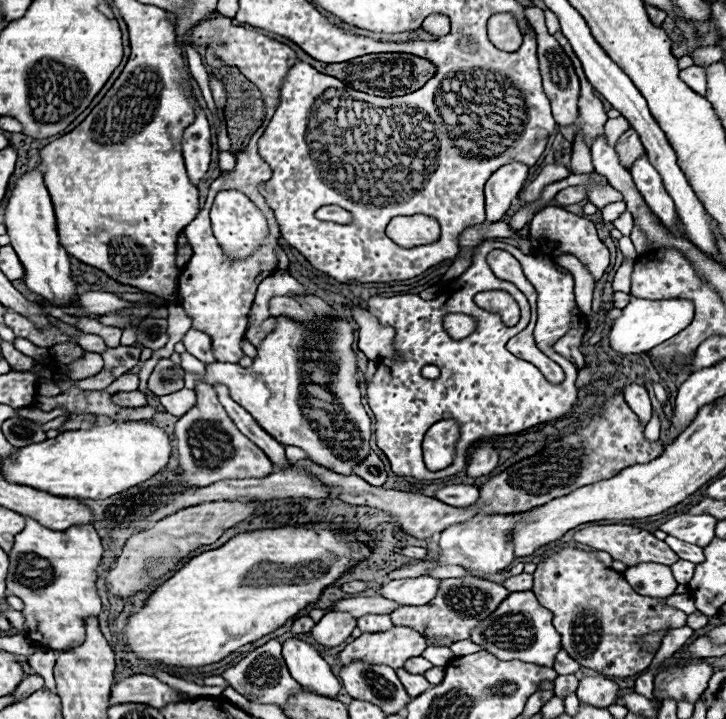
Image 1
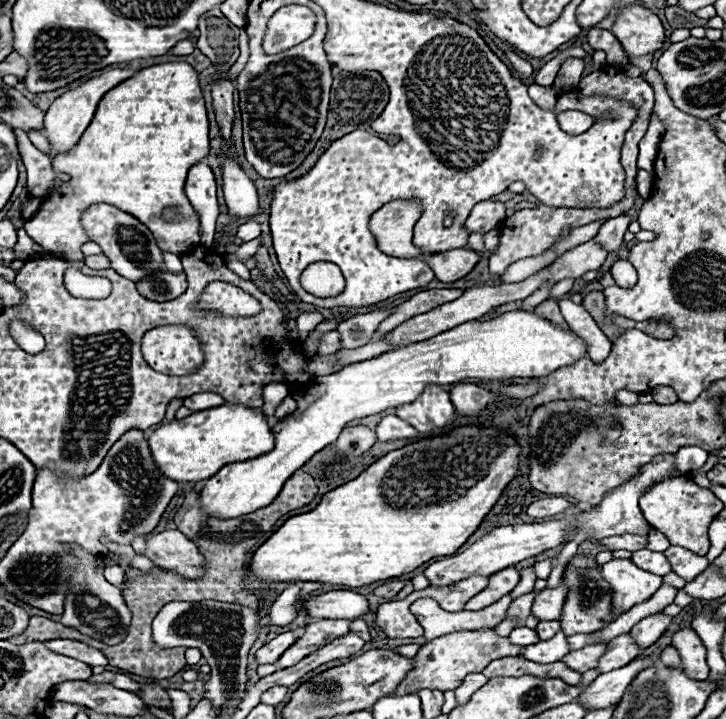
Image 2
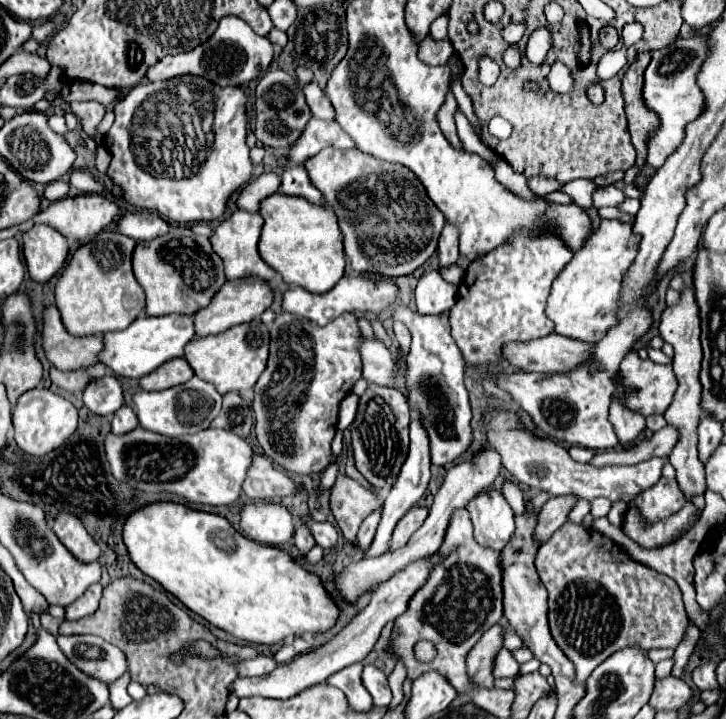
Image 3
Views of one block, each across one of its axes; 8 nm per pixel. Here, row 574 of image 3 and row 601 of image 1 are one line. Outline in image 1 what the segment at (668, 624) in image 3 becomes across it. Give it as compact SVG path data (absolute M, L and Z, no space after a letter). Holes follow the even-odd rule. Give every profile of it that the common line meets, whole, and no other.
M562 548L560 552L544 558L534 572L532 592L536 594L538 602L554 614L554 626L558 634L562 636L562 648L580 666L592 668L610 678L626 678L632 674L640 674L650 666L654 652L646 652L638 644L638 640L652 632L662 632L662 630L684 626L686 614L682 610L668 606L666 598L648 598L648 596L634 592L620 572L614 572L612 568L608 568L594 554L596 552L584 552L580 548Z

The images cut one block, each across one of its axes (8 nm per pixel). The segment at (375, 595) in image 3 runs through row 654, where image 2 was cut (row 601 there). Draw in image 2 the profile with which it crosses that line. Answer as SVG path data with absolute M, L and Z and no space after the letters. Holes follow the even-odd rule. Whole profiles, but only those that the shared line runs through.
M332 590L320 596L310 596L300 600L302 610L312 616L312 618L330 618L330 620L340 620L340 618L360 618L370 612L368 600L362 594L348 592L348 590Z

